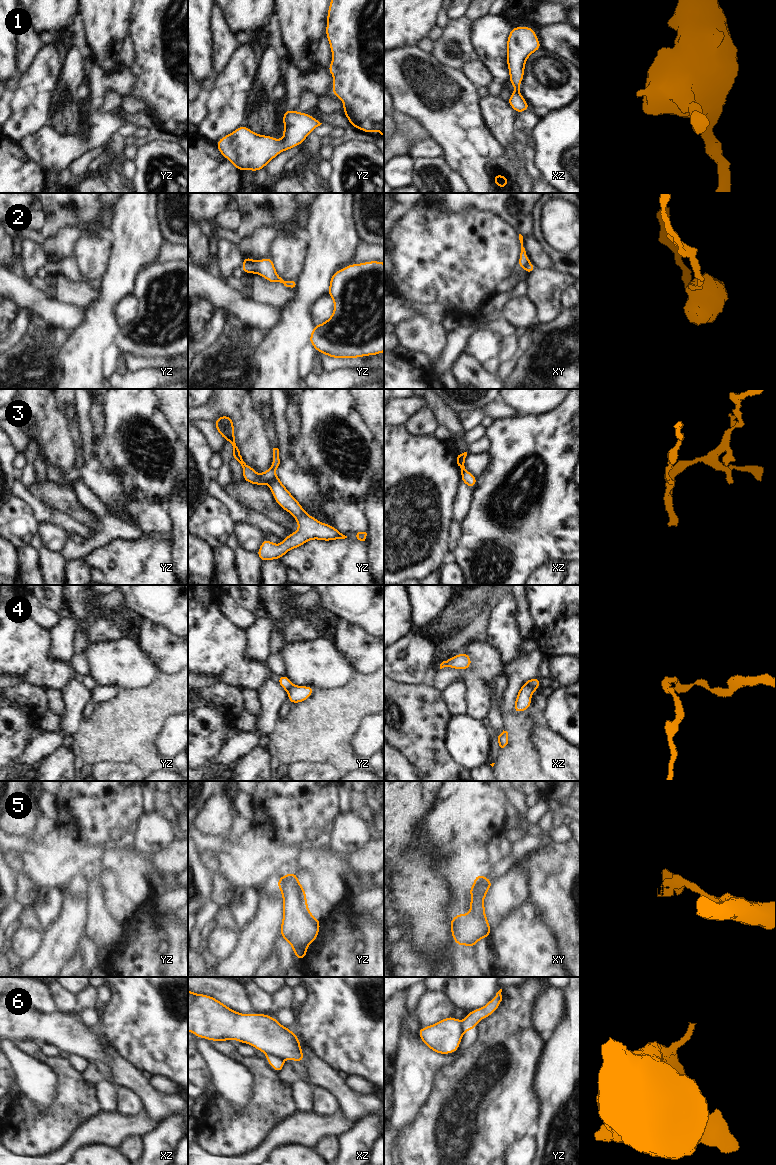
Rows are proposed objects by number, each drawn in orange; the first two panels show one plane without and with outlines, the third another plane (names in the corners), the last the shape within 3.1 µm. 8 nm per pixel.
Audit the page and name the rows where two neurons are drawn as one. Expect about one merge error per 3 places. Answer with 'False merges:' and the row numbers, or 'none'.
False merges: 2, 3, 4, 6

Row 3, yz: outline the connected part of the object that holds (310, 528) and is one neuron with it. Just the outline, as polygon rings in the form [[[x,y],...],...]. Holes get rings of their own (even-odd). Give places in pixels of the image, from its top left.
[[[279,477],[271,480],[268,485],[277,504],[296,519],[299,529],[284,537],[280,545],[263,539],[256,553],[262,562],[281,559],[289,550],[298,548],[313,539],[332,541],[347,538],[330,524],[319,522],[315,517],[308,515]]]

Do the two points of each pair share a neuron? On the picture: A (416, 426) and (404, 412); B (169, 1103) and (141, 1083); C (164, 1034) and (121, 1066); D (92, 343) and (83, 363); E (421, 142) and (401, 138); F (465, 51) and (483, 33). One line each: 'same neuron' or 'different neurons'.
A: different neurons
B: same neuron
C: different neurons
D: same neuron
E: different neurons
F: different neurons

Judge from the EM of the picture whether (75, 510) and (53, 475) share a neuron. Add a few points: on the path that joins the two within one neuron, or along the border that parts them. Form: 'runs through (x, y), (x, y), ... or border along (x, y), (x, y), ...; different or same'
border along (47, 480), (63, 486); different

